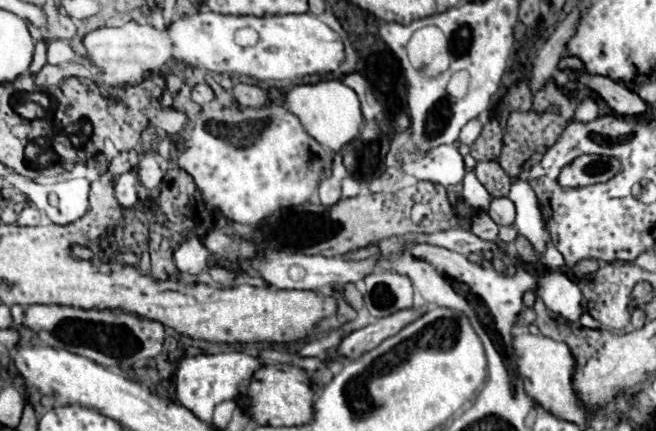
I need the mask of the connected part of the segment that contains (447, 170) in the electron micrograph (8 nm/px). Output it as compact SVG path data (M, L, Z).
M440 145L428 151L426 155L414 151L402 151L398 155L398 163L402 171L406 171L408 175L440 183L444 187L454 187L462 183L466 173L464 159L454 145Z

